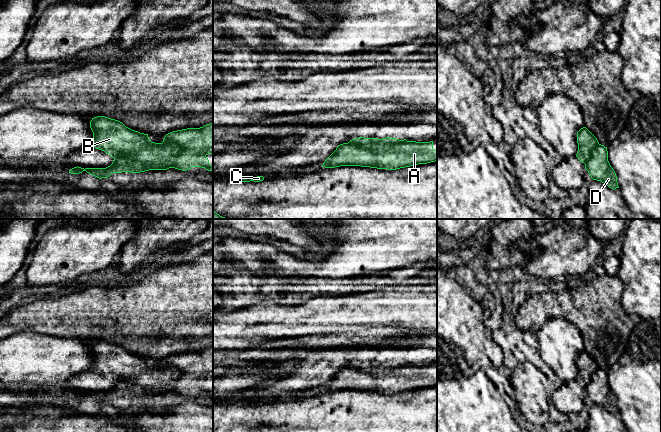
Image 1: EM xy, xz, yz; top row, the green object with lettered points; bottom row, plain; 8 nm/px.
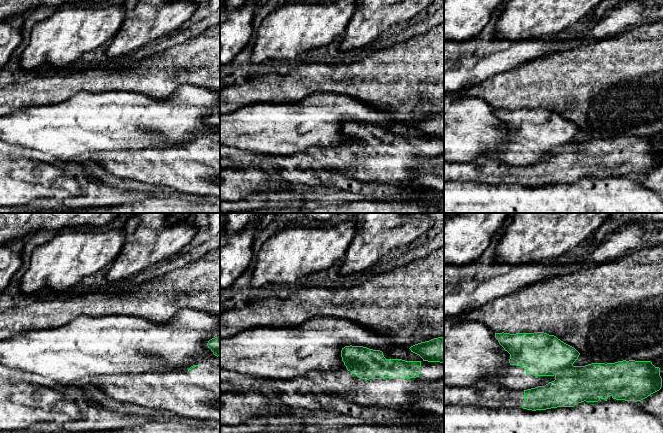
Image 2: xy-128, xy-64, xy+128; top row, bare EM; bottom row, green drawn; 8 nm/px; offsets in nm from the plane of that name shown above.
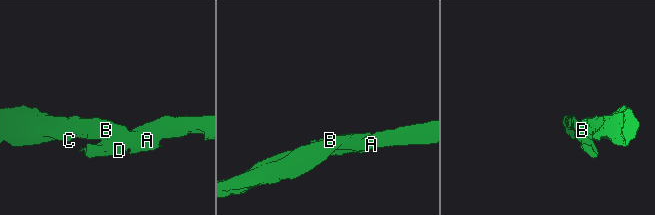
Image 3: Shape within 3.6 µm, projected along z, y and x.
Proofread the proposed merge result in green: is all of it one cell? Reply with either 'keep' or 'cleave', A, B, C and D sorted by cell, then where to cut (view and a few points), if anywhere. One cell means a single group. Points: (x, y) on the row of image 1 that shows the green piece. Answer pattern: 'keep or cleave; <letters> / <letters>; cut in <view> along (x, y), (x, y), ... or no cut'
cleave; A D / B C; cut in xy along (181, 148), (161, 160), (137, 161), (122, 156), (114, 159)

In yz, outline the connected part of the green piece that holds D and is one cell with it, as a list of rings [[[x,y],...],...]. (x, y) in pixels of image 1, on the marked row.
[[[598,144],[592,151],[585,169],[593,180],[601,181],[611,189],[619,188],[617,176],[608,161],[607,147]]]

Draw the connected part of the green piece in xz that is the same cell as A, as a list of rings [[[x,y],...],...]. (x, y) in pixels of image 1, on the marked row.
[[[404,141],[393,146],[365,148],[343,143],[325,160],[322,167],[361,166],[396,170],[437,161],[433,141]]]

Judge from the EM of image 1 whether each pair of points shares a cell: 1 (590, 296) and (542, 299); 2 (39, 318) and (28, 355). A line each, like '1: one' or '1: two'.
1: one
2: two

